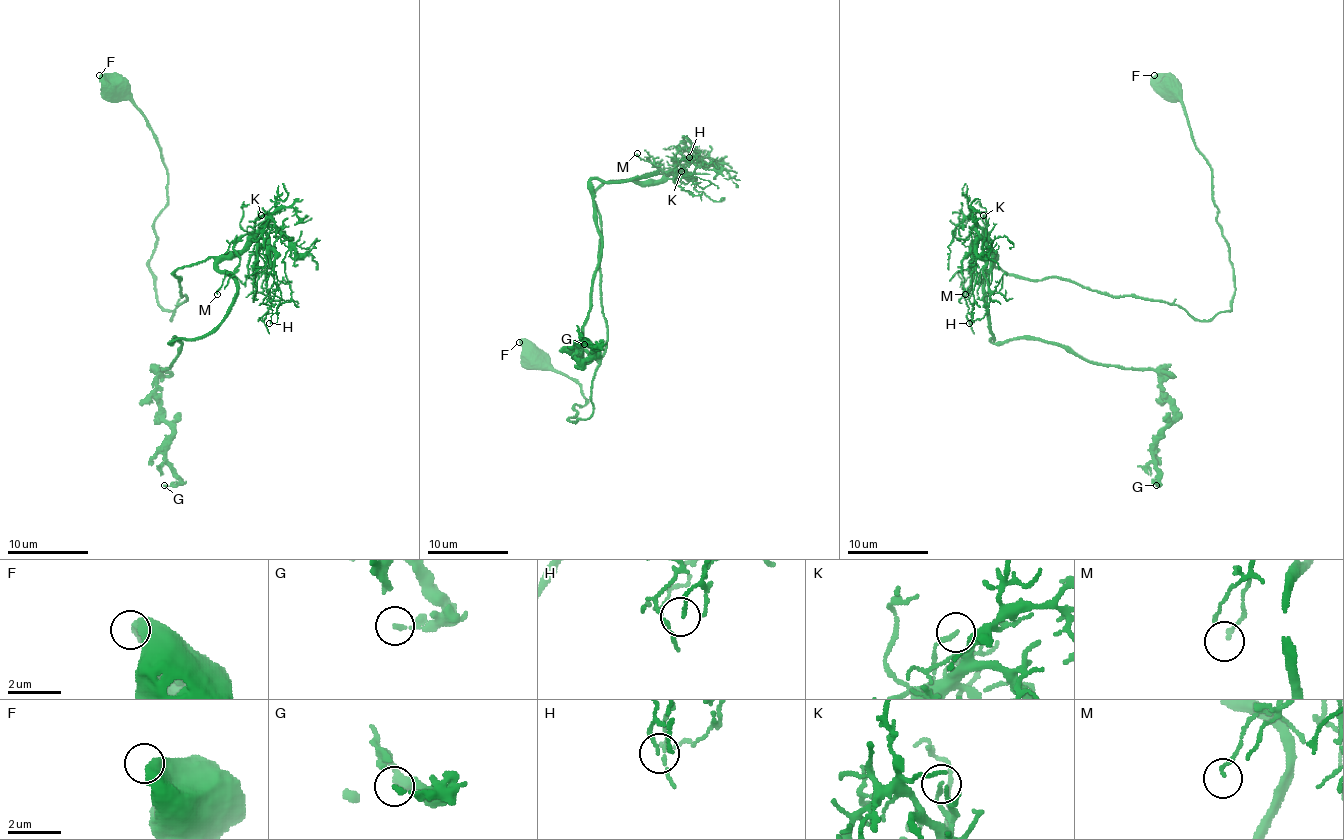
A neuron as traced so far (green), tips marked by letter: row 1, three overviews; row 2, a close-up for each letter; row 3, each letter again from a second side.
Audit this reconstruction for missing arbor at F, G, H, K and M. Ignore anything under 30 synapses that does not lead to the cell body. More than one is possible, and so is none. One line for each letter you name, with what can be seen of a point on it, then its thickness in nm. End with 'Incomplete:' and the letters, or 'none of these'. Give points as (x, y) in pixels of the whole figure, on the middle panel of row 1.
Incomplete: none of these

